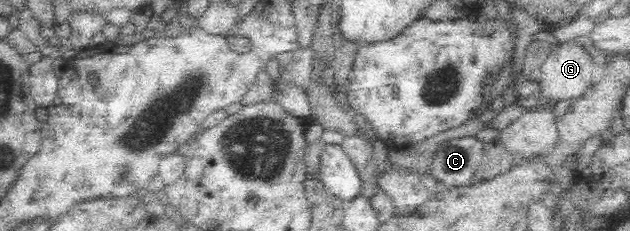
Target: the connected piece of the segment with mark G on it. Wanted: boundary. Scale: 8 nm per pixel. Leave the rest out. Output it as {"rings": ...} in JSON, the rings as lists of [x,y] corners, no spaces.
{"rings":[[[559,42],[550,51],[539,69],[544,75],[540,80],[542,100],[574,100],[589,90],[593,80],[593,58],[579,42]]]}

